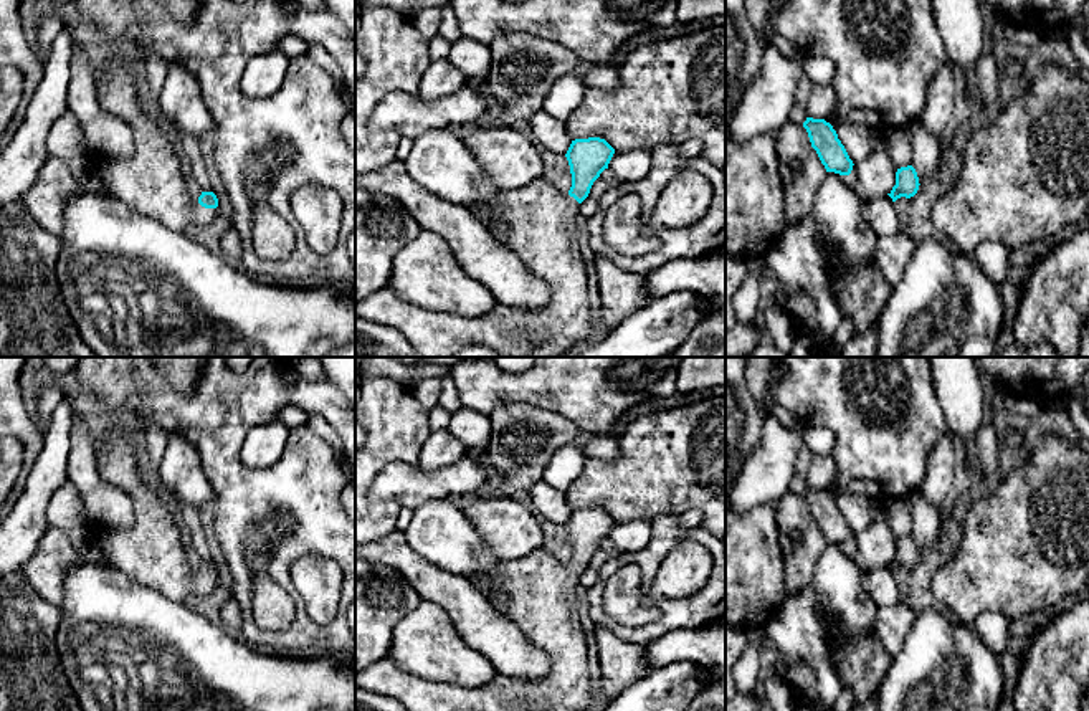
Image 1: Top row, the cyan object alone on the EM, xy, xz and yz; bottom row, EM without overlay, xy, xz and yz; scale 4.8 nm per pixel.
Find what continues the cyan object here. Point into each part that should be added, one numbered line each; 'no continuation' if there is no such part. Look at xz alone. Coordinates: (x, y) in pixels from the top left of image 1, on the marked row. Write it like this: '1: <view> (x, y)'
1: xz (541, 222)

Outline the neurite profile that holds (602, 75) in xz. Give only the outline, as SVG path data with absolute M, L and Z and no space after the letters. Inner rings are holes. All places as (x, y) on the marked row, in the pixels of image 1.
M606 63L588 64L582 71L585 86L615 89L618 86L618 71Z

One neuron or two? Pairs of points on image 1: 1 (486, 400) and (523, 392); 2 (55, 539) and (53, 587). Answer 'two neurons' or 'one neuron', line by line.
1: one neuron
2: one neuron

